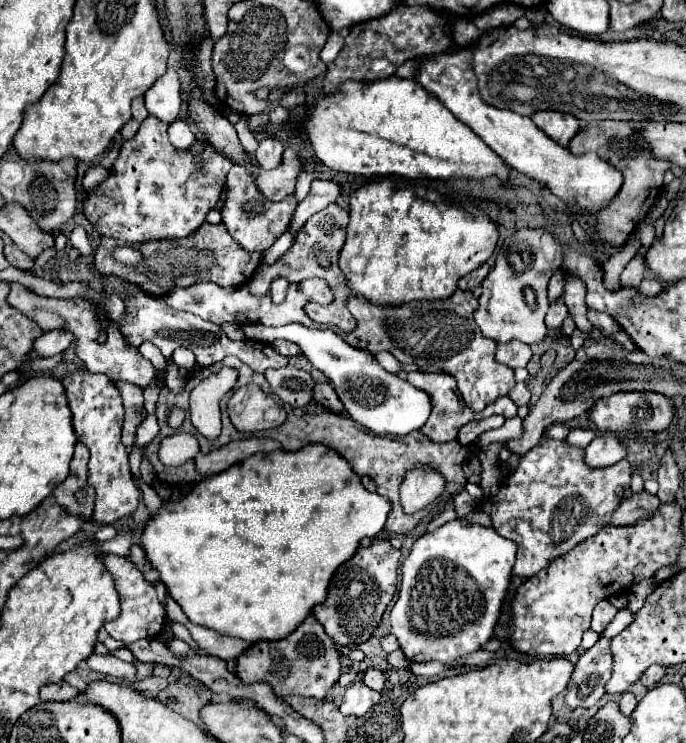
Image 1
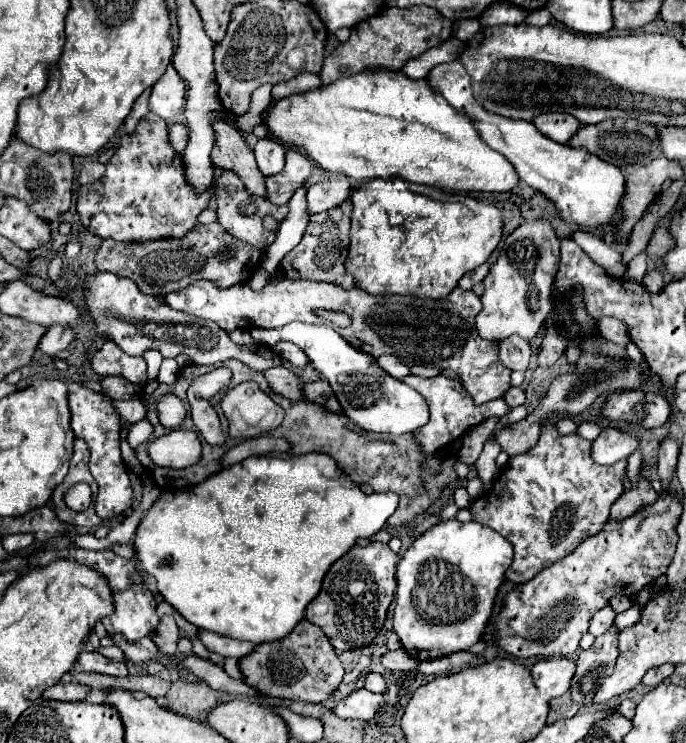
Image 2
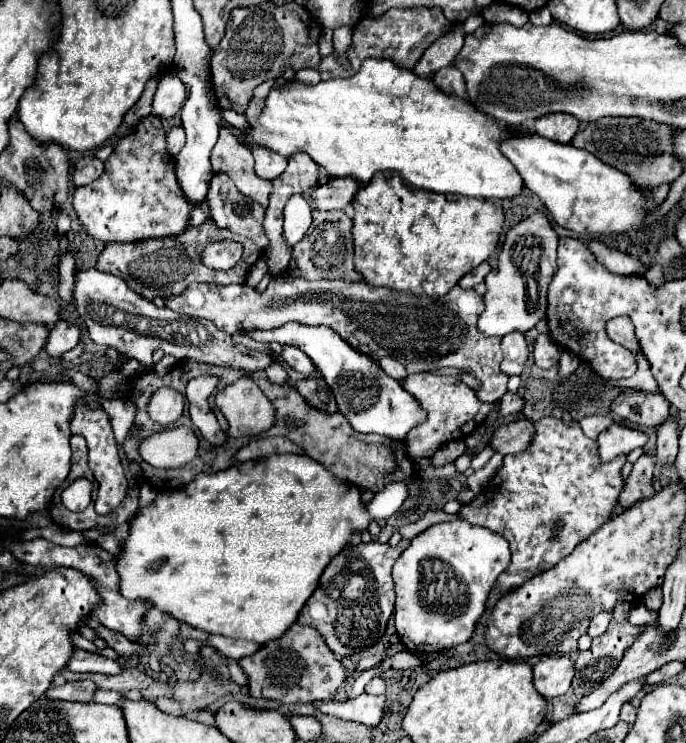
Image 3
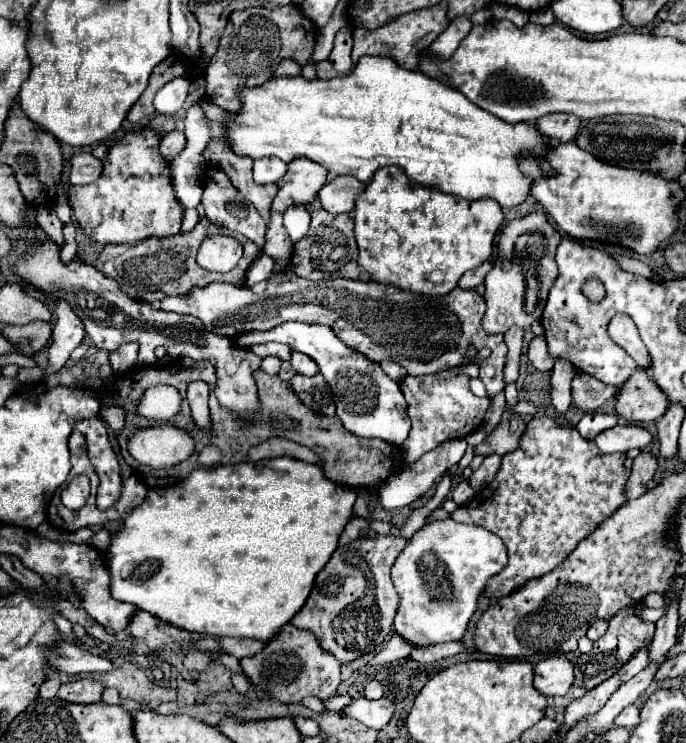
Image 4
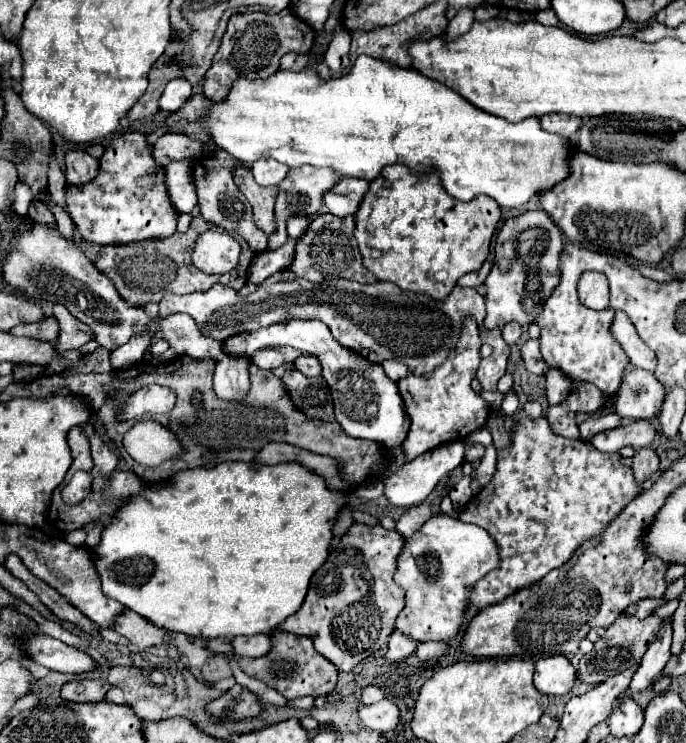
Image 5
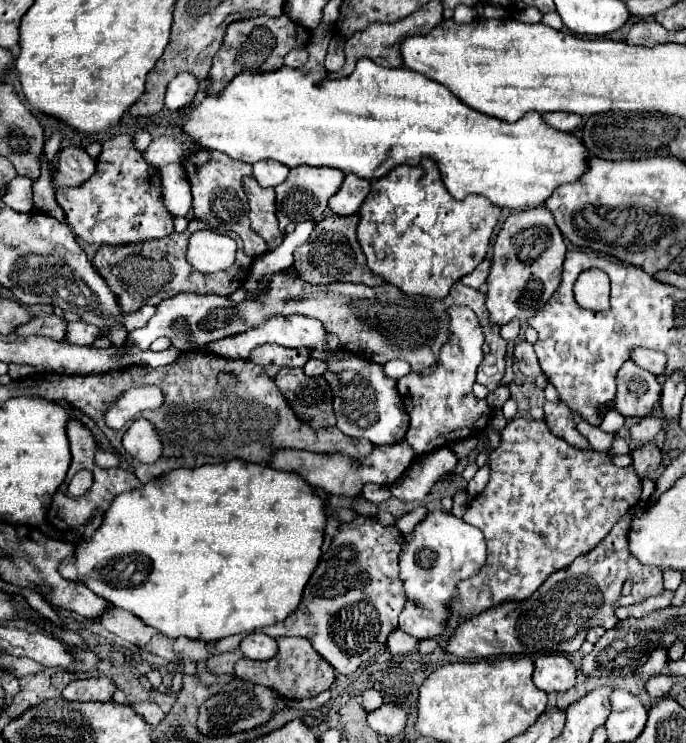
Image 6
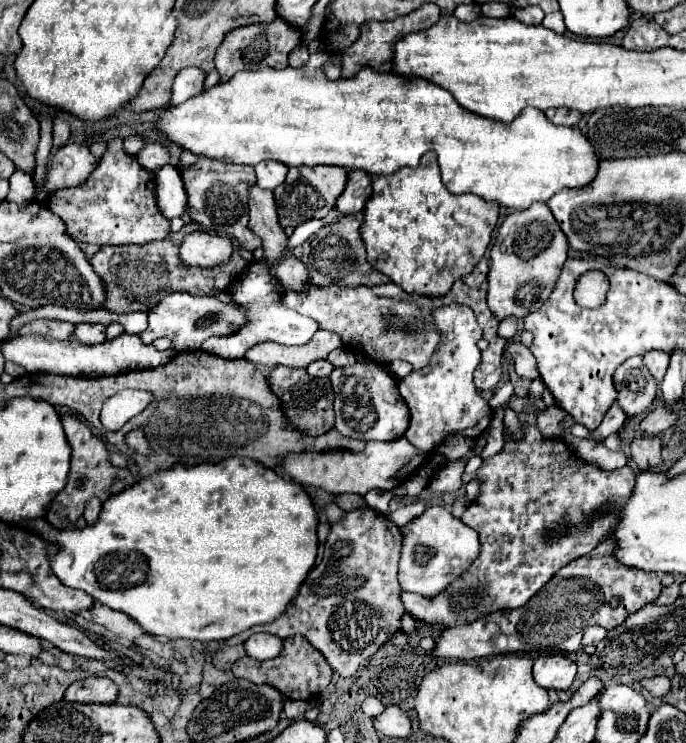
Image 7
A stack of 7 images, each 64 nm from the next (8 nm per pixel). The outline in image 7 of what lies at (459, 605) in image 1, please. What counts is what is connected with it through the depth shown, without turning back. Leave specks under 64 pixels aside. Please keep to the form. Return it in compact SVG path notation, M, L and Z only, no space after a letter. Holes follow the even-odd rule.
M430 506L426 512L404 528L402 556L398 580L404 592L422 594L424 598L434 598L442 594L452 580L462 576L470 564L480 556L480 536L476 530L466 526L462 520L454 518L444 506ZM404 612L404 616L400 618L400 624L402 624L402 630L404 630L406 634L416 634L418 628L424 626L420 620L416 620L416 618L414 618L412 614L408 614L408 612Z

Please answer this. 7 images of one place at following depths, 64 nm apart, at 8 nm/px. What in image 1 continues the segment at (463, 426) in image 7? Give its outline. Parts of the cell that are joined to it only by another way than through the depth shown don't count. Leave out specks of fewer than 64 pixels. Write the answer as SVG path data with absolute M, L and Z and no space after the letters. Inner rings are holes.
M408 372L406 380L410 380L410 384L414 384L416 388L424 390L430 396L430 400L432 400L432 414L430 414L428 422L422 426L422 432L426 436L430 436L432 440L436 440L436 442L452 442L452 440L456 440L460 426L468 424L470 420L482 420L482 418L488 418L492 414L502 414L504 418L514 418L516 412L518 412L518 406L508 396L496 400L496 404L490 404L481 412L468 410L464 400L460 400L460 394L458 394L458 388L456 388L456 380L452 376L428 374L428 372Z

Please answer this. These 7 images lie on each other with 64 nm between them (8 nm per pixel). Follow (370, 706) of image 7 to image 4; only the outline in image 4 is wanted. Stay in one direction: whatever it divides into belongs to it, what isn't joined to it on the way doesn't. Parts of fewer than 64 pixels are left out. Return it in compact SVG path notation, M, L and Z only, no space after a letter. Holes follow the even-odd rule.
M370 680L366 686L364 686L364 696L366 698L382 698L384 696L384 690L382 690L382 684L378 680Z

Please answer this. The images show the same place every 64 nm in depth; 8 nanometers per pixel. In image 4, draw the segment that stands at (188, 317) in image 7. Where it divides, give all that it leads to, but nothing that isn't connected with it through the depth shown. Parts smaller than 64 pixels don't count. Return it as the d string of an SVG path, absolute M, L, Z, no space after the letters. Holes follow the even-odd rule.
M284 270L268 278L268 286L262 294L254 294L246 286L212 282L206 288L196 286L184 296L164 298L162 310L196 316L206 328L212 328L212 332L220 332L224 336L236 336L250 330L272 330L288 320L326 324L346 346L368 356L368 360L394 360L414 376L436 374L444 368L462 364L470 346L476 350L490 348L488 358L480 360L476 356L472 362L480 368L480 380L484 382L490 400L506 386L502 376L506 344L502 336L490 336L482 330L480 320L486 312L486 302L476 290L454 288L446 296L430 298L378 282L344 278L312 282ZM124 344L122 348L118 348L116 352L110 354L110 364L114 368L114 372L126 372L130 368L136 366L136 344Z

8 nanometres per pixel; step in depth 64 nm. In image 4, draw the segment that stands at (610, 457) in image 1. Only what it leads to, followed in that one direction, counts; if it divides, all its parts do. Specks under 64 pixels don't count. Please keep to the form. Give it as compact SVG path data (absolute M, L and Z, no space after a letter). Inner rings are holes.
M614 426L610 430L600 432L594 442L602 454L628 452L632 448L646 448L652 440L652 434L640 426Z

